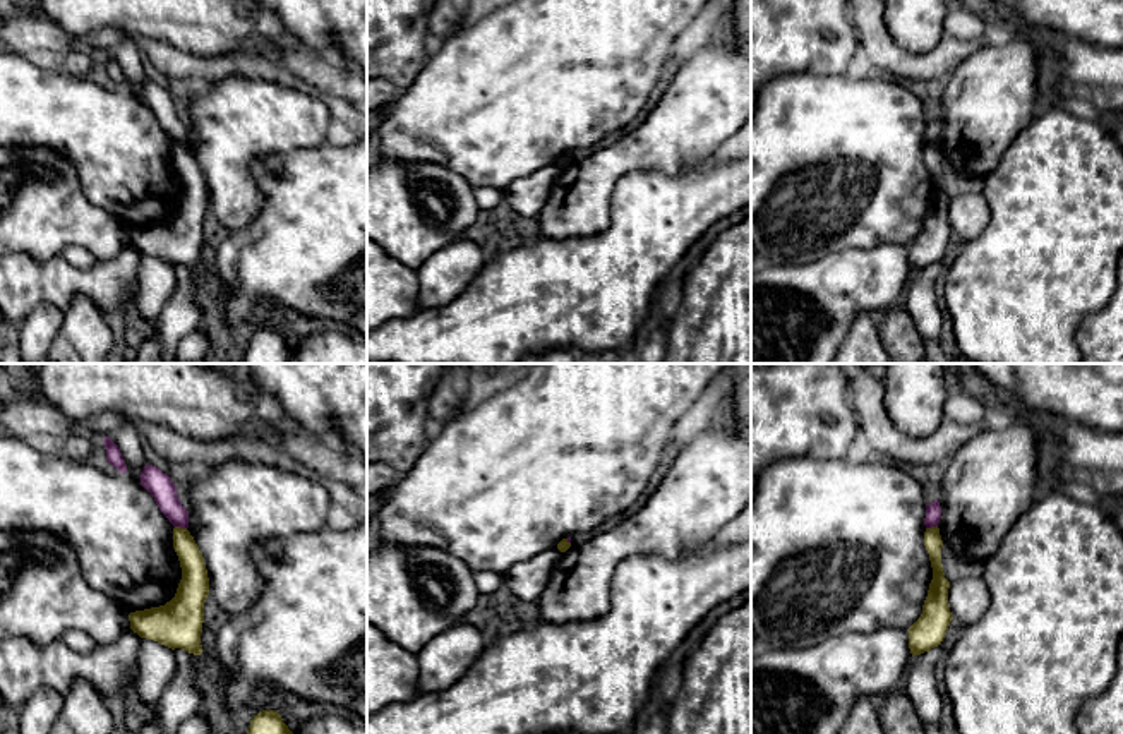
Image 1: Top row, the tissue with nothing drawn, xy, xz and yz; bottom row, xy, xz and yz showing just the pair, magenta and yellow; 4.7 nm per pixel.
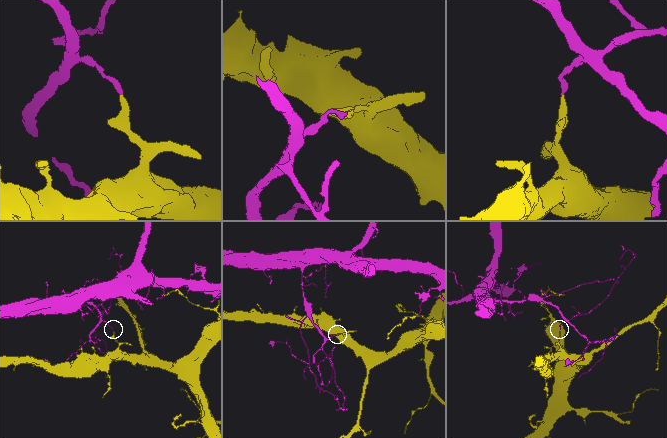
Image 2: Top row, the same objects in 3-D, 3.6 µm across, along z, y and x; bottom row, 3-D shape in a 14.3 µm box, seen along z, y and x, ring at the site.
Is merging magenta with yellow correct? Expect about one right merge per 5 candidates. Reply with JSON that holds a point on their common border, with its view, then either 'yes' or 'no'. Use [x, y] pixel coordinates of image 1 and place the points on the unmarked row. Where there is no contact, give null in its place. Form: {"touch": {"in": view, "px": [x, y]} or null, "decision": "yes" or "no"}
{"touch": {"in": "xy", "px": [180, 143]}, "decision": "no"}

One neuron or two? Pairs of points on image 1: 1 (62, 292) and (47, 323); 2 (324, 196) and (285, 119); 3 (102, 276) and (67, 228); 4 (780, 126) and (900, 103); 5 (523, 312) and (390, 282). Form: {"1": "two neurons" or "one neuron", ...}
{"1": "two neurons", "2": "two neurons", "3": "two neurons", "4": "one neuron", "5": "two neurons"}

